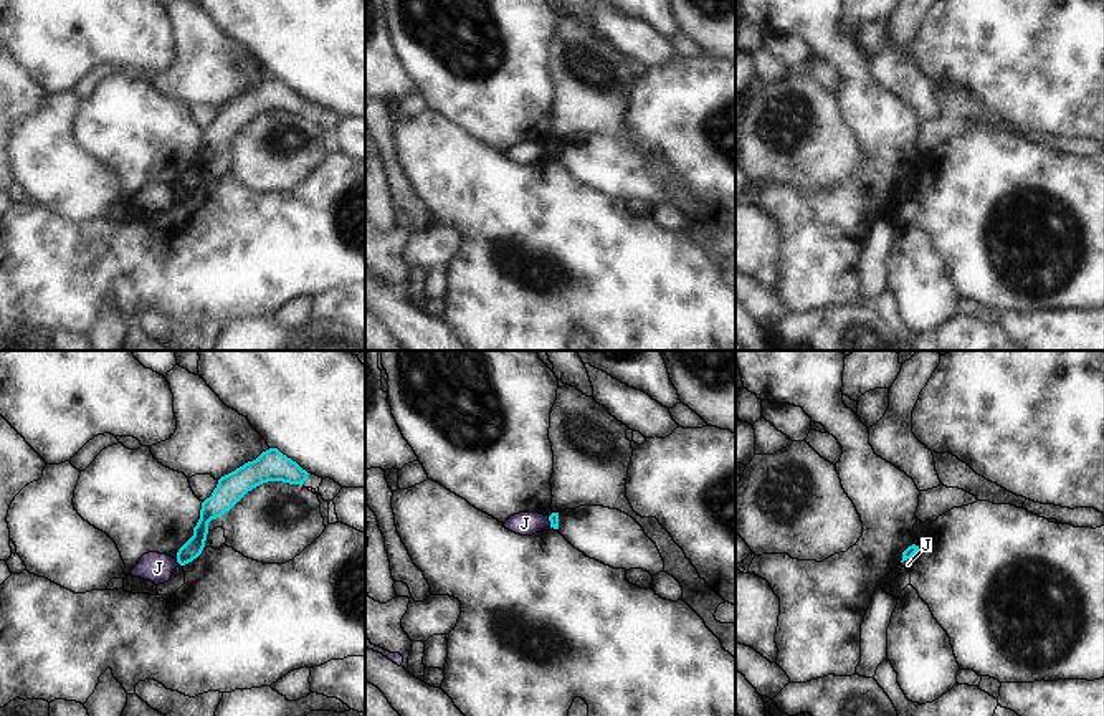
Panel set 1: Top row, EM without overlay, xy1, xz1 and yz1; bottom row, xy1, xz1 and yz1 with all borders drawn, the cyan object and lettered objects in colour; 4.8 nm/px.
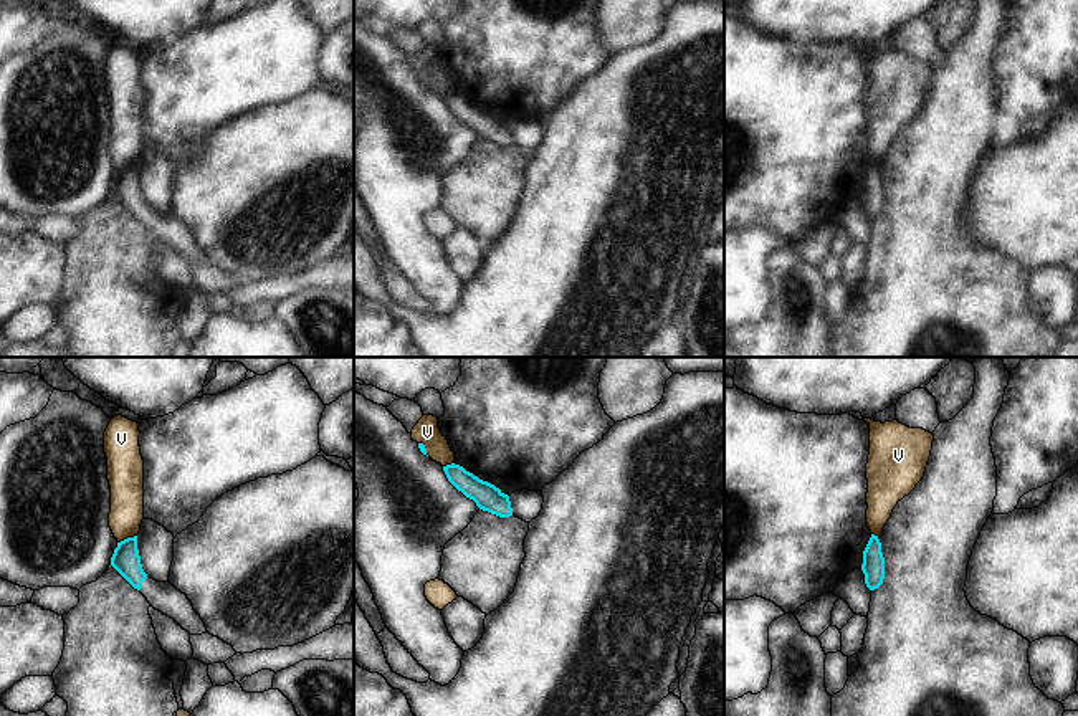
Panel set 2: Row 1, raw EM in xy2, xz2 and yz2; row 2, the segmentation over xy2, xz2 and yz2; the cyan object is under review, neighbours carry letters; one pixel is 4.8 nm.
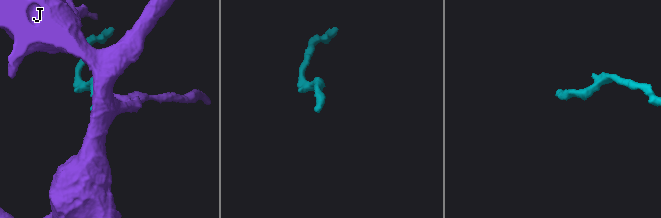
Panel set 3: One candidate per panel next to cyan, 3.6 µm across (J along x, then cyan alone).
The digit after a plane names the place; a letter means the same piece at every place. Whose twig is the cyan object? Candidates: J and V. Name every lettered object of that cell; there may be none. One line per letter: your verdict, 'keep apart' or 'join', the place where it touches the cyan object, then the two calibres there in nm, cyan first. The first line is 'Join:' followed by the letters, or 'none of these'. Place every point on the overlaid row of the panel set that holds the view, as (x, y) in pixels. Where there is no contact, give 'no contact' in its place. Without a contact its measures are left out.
Join: none of these
J: keep apart | xy1 (179, 563) | 90/140 nm
V: keep apart | xy2 (126, 539) | 140/160 nm

